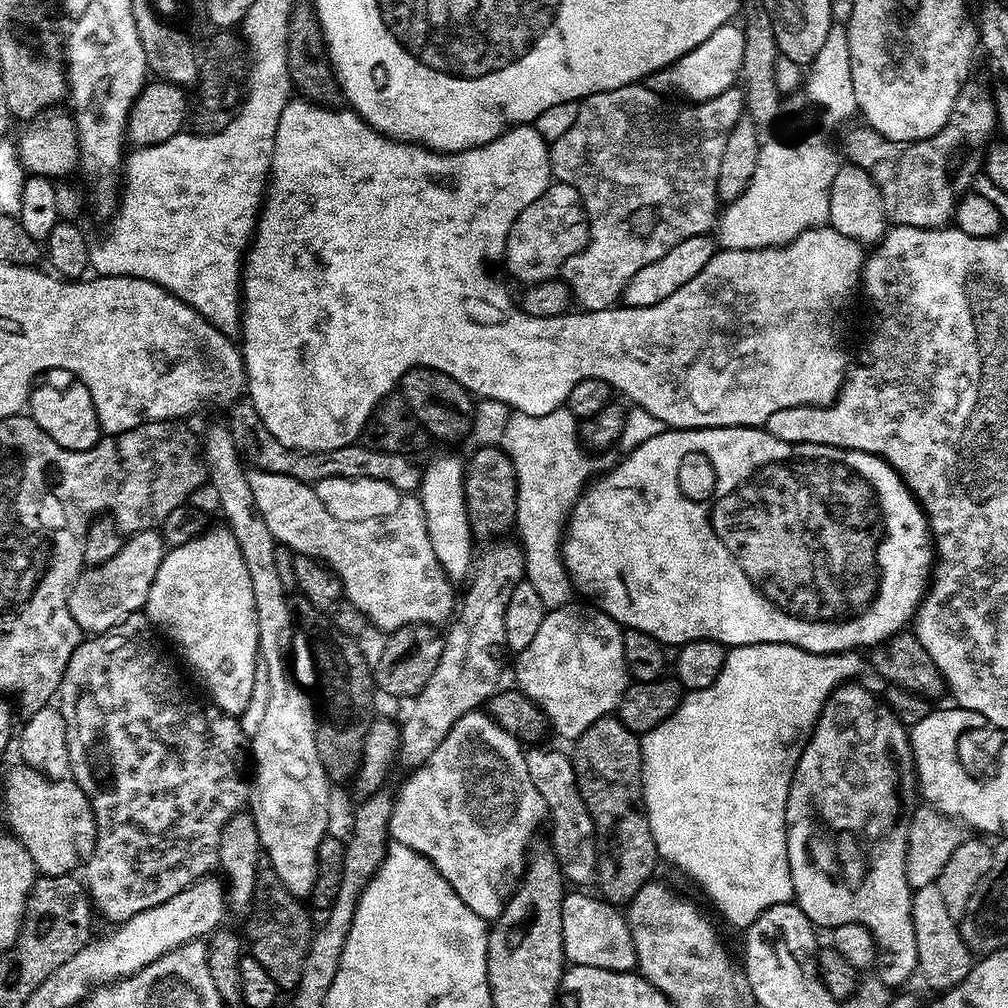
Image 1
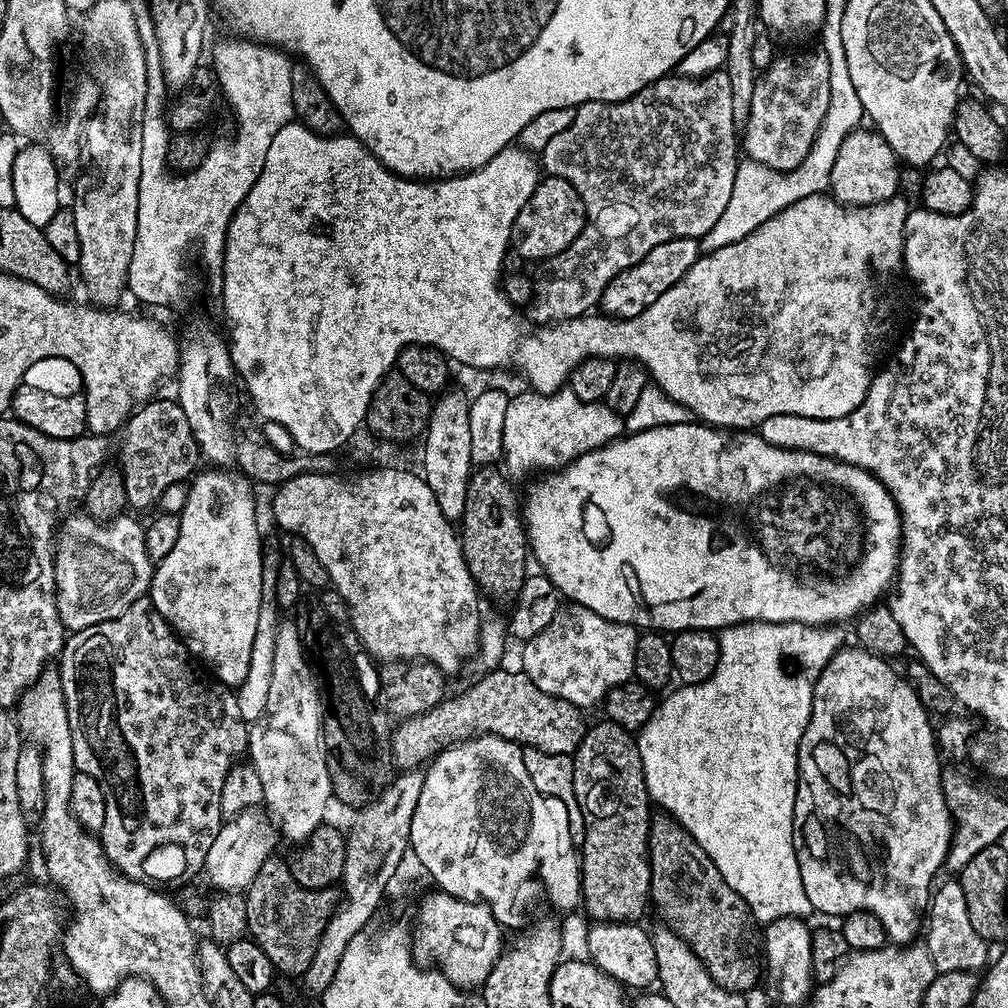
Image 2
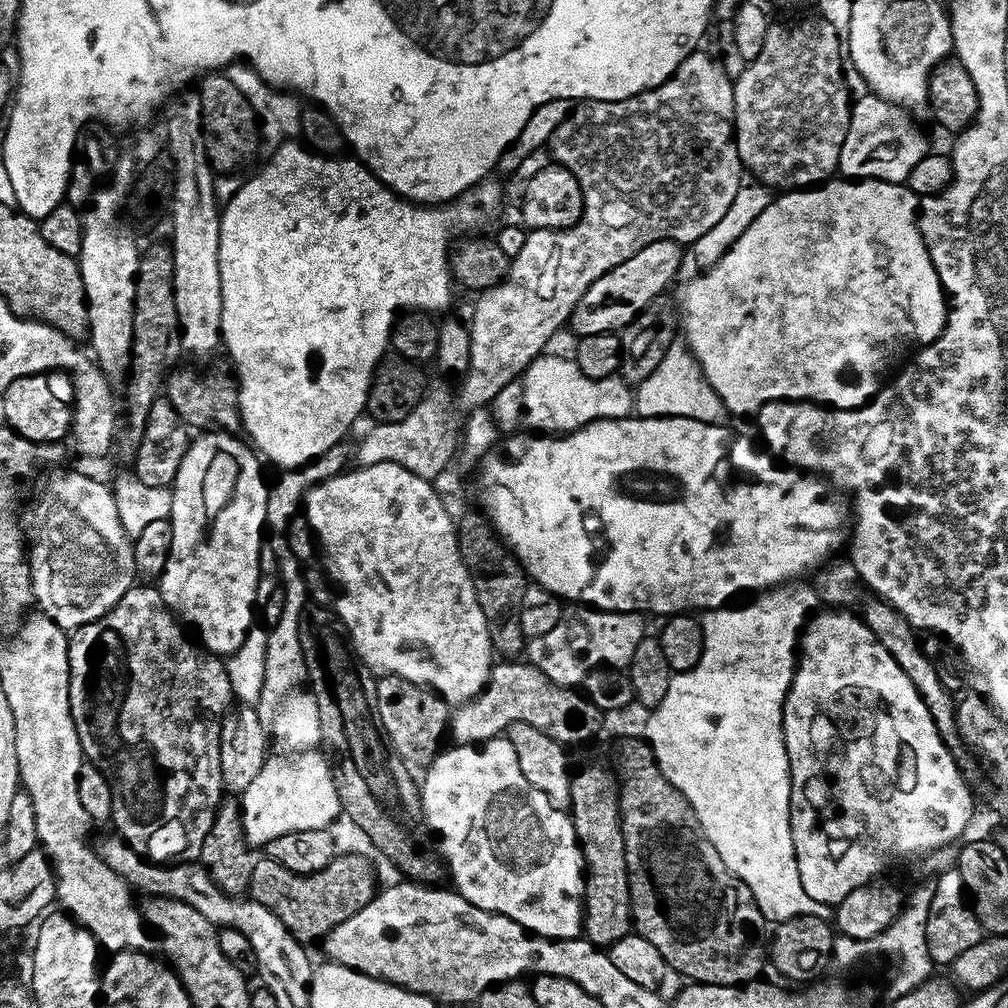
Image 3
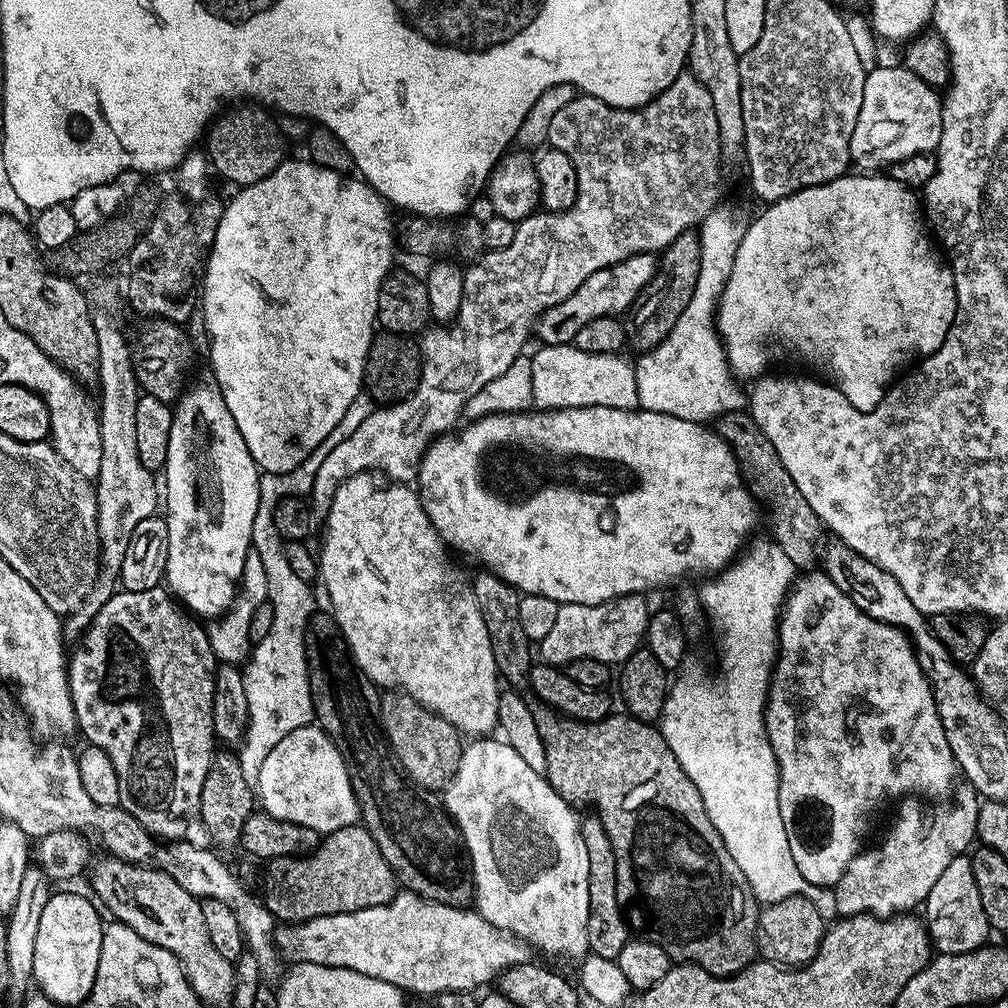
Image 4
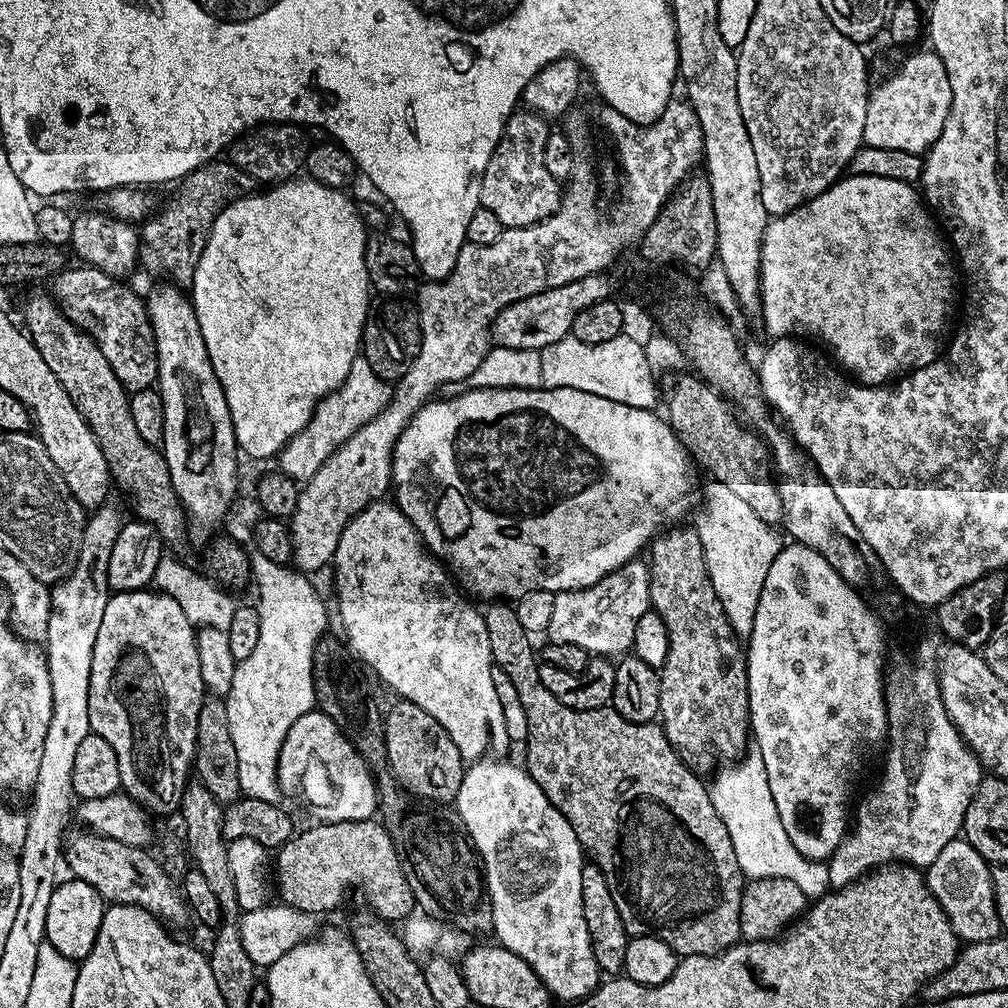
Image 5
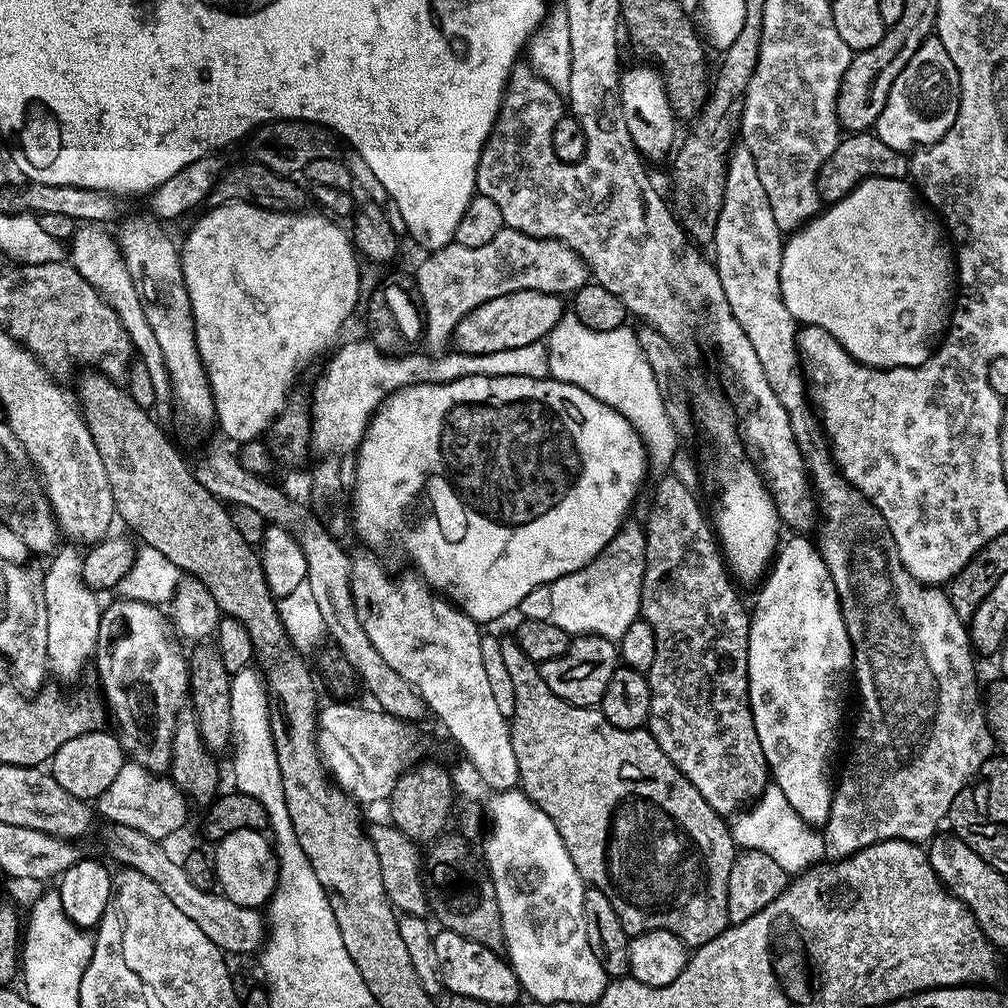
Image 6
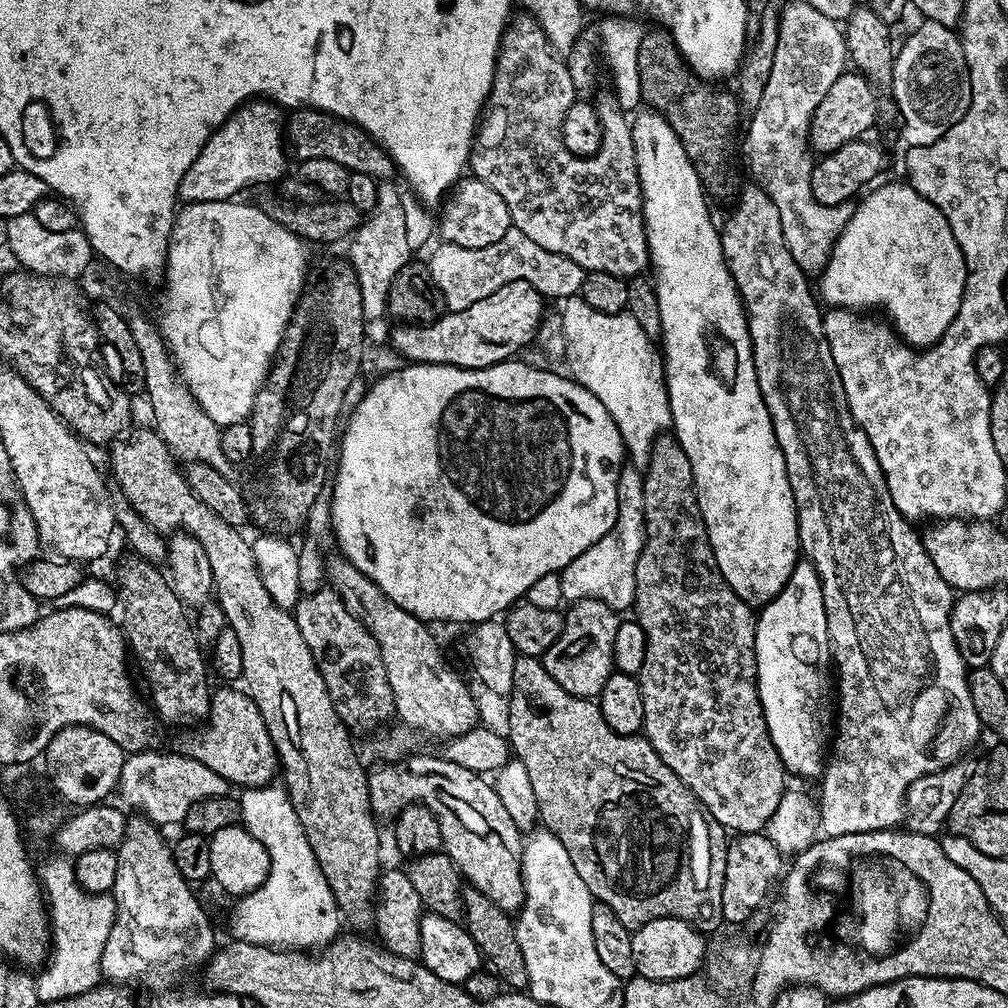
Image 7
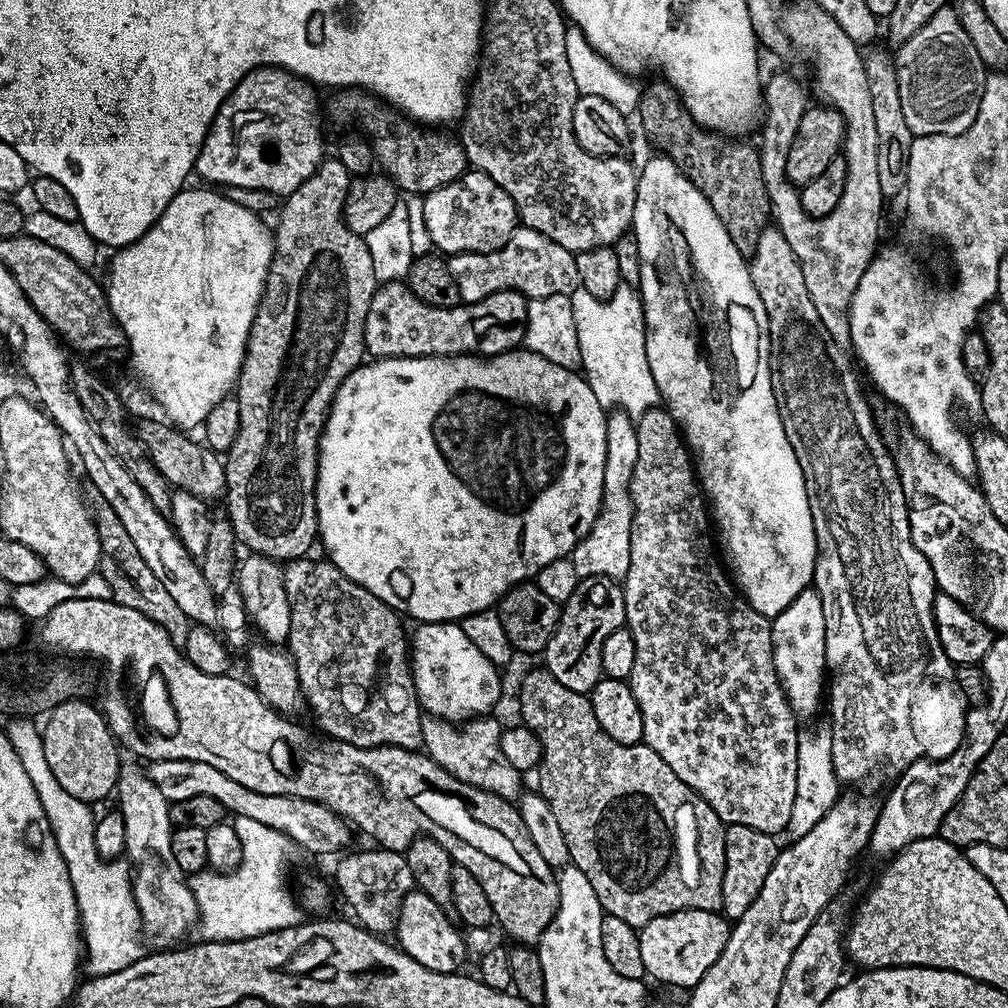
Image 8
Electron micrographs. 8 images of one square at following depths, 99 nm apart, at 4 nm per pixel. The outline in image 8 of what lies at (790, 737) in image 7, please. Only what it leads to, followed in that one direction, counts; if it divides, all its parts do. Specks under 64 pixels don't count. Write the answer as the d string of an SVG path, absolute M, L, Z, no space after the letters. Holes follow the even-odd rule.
M809 586L790 602L790 606L780 608L772 620L772 661L776 667L776 679L784 688L788 704L797 717L812 716L821 711L820 695L826 692L826 618L822 614L822 598L816 593L815 587Z

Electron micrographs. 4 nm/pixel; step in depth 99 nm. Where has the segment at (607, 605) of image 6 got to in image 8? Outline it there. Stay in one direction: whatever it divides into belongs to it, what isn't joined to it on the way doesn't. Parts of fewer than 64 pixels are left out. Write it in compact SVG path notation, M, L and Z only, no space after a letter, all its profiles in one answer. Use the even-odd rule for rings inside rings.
M612 410L607 413L606 422L606 474L604 475L604 503L600 509L594 526L578 542L578 546L570 553L570 559L577 577L609 576L617 582L623 581L624 575L630 570L630 530L634 510L631 498L631 475L638 462L638 438L636 437L636 420L627 412Z

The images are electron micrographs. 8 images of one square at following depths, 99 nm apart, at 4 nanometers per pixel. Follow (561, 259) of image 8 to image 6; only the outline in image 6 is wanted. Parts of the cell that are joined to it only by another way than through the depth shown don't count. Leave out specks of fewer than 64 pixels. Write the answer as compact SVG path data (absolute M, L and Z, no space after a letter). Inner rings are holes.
M507 226L501 230L498 238L494 238L494 242L486 242L486 246L462 246L453 242L425 257L414 269L414 275L426 325L423 343L428 344L427 351L433 354L443 353L453 343L456 327L462 318L466 318L470 310L482 306L482 302L490 302L490 298L502 298L502 294L518 290L571 294L590 280L588 265L578 253L570 250L570 246L557 240L539 240L536 236L527 236Z

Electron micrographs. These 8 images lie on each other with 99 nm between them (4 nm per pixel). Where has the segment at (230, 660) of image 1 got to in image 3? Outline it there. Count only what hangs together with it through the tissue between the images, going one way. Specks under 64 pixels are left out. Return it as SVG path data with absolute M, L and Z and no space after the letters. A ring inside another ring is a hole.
M212 430L201 431L197 435L201 436L197 440L195 437L189 443L188 449L178 466L178 474L172 479L170 485L172 489L172 514L170 517L172 521L172 541L170 542L170 554L166 558L164 572L158 578L158 587L162 598L166 602L166 606L171 612L179 617L185 625L193 624L196 627L197 634L195 633L195 635L198 637L199 643L207 651L211 652L212 655L227 658L236 653L238 646L242 646L248 629L253 627L254 624L254 620L252 620L252 607L257 607L258 604L256 591L258 590L258 578L260 577L260 545L266 536L264 519L266 518L269 485L266 483L266 480L264 484L264 476L260 473L261 457L243 439L240 441L238 437L231 436L228 432L208 431Z

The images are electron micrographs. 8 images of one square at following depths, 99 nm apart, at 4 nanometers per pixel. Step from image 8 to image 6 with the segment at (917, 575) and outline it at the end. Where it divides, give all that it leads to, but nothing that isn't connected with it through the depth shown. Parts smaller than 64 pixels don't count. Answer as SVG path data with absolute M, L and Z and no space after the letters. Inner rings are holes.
M743 146L733 147L728 153L728 168L724 173L726 190L722 214L718 214L718 230L712 239L716 248L716 273L722 278L722 290L726 290L726 302L730 302L734 318L738 318L738 326L746 330L746 338L750 338L758 362L762 362L770 390L778 394L778 402L782 402L786 414L790 414L794 438L808 465L810 483L822 513L818 547L838 590L852 643L854 684L856 680L856 692L860 695L860 713L852 728L852 746L840 780L838 776L833 789L830 814L820 832L825 859L830 862L844 860L878 841L904 840L924 844L947 819L954 798L994 754L992 731L988 729L984 709L979 703L976 705L976 664L972 661L974 649L969 629L955 612L949 593L943 587L921 584L910 575L880 511L852 487L837 468L800 370L800 353L796 351L798 325L790 310L786 310L780 292L780 267L786 244L774 222L765 187L758 178L754 154Z

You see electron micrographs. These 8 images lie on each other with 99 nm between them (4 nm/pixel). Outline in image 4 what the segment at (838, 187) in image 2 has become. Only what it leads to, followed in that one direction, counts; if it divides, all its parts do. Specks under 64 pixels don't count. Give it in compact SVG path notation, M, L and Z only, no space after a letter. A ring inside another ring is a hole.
M872 68L865 78L862 108L850 138L851 163L860 170L884 170L919 152L935 153L942 138L941 107L937 89L908 68Z

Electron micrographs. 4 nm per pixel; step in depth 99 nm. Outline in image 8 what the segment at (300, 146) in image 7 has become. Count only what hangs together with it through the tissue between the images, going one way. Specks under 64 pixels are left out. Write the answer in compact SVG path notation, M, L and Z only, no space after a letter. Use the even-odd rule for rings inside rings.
M361 88L335 89L327 96L322 102L325 121L334 126L358 124L372 146L373 159L390 175L387 177L399 191L406 191L410 196L425 196L467 171L467 156L457 137L448 136L442 130L422 129L387 101Z

